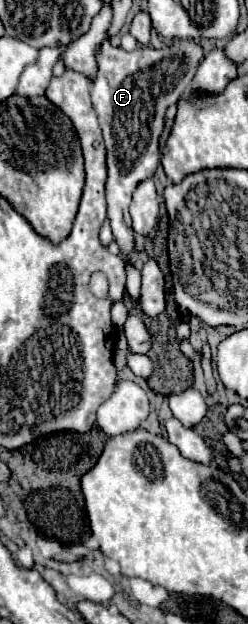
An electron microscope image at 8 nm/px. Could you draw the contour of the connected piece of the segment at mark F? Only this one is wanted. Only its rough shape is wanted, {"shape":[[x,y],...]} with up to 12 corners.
{"shape":[[99,48],[91,100],[107,218],[125,260],[131,194],[161,160],[165,112],[203,50]]}

